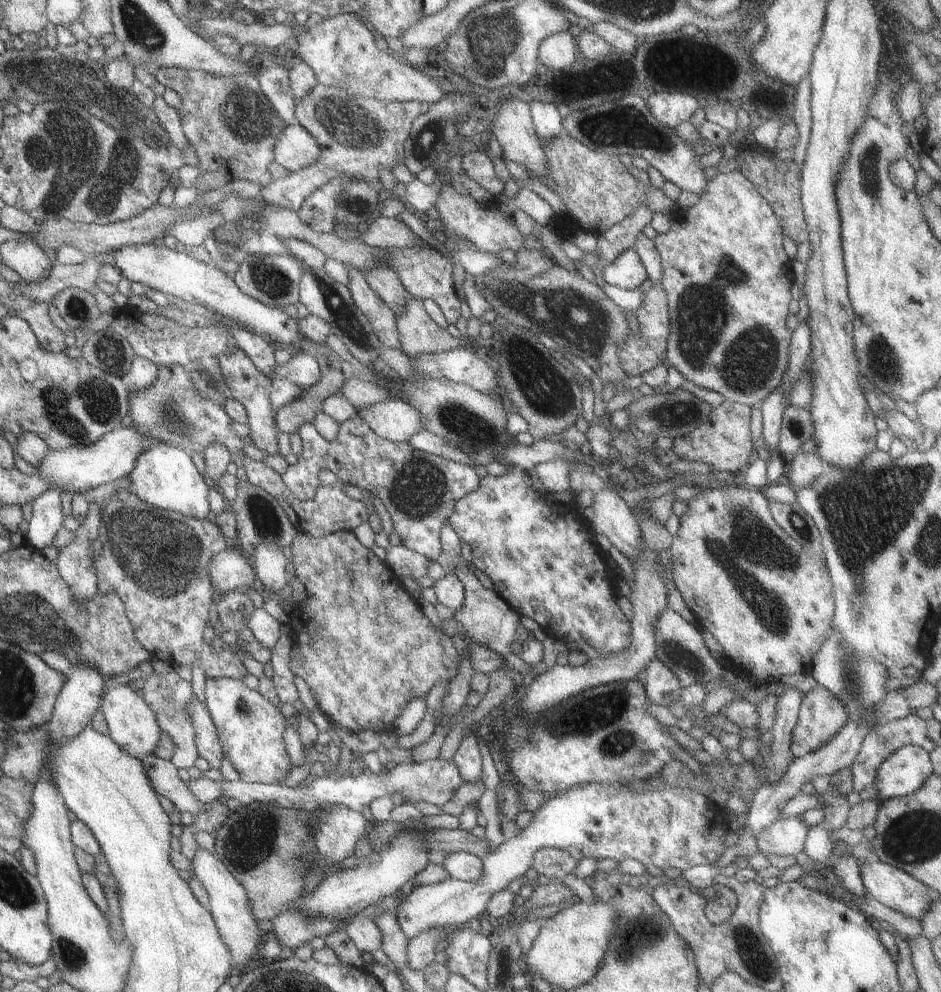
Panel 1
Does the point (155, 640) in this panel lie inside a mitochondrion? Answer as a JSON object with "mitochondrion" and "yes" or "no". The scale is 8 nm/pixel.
{"mitochondrion":"no"}

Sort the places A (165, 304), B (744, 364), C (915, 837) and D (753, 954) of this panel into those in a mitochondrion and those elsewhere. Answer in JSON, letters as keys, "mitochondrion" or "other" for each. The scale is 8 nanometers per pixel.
{"A":"other","B":"mitochondrion","C":"mitochondrion","D":"mitochondrion"}

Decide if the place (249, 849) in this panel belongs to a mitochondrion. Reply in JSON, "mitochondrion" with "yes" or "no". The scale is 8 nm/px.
{"mitochondrion":"yes"}

